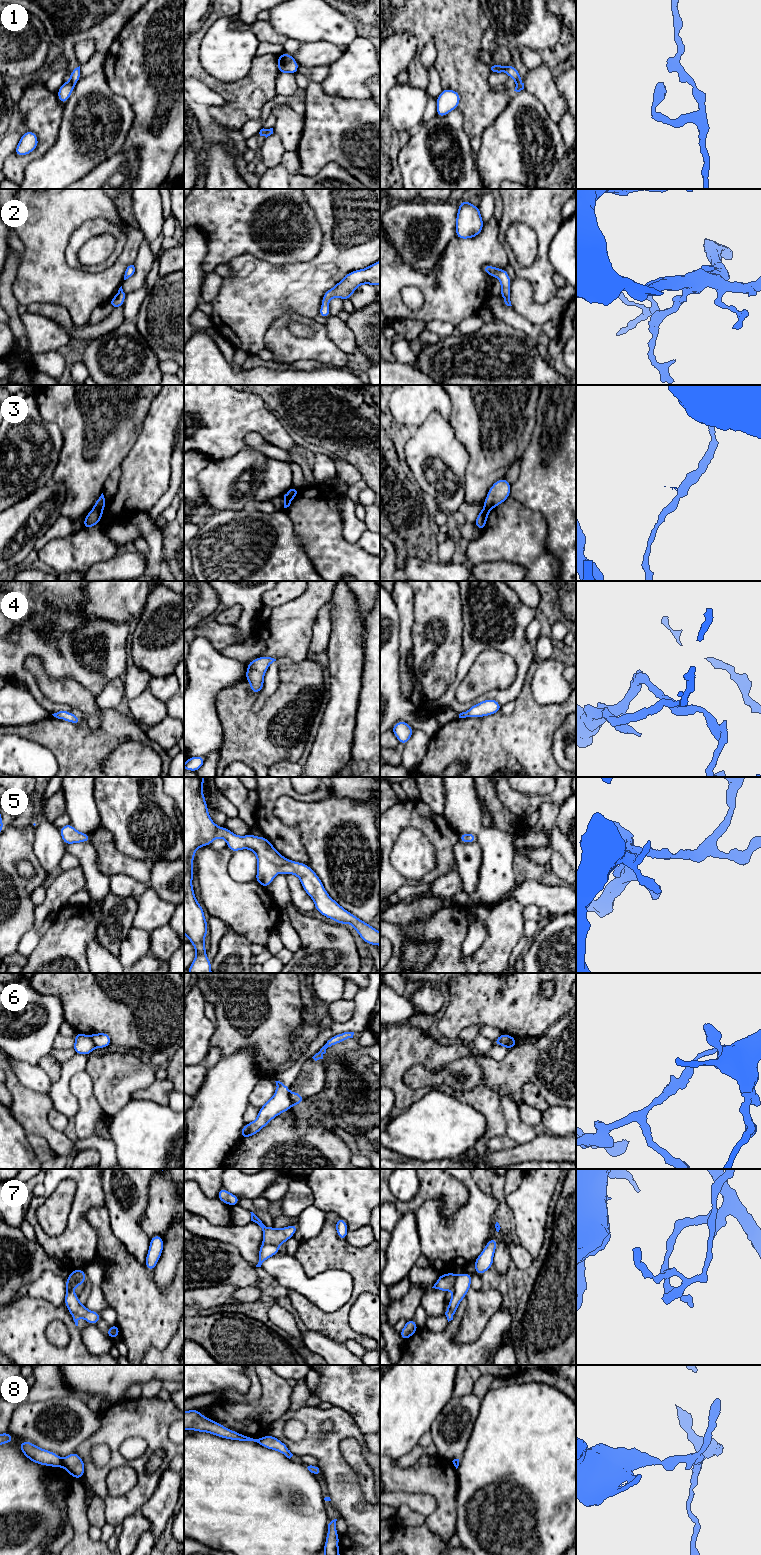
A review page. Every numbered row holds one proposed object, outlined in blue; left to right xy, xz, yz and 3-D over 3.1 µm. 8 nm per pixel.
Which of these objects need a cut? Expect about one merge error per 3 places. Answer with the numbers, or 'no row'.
3, 6, 7, 8

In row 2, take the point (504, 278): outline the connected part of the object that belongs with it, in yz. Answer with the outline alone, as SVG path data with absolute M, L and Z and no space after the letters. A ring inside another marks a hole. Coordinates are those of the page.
M484 265L482 267L483 271L492 277L497 277L501 282L500 295L503 297L504 302L507 306L512 306L510 301L510 286L511 279L507 273L506 269L498 269L491 265Z

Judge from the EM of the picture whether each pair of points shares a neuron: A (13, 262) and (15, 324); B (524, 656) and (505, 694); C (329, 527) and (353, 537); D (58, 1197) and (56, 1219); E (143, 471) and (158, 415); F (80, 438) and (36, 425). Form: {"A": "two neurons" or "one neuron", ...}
{"A": "one neuron", "B": "one neuron", "C": "two neurons", "D": "one neuron", "E": "one neuron", "F": "two neurons"}

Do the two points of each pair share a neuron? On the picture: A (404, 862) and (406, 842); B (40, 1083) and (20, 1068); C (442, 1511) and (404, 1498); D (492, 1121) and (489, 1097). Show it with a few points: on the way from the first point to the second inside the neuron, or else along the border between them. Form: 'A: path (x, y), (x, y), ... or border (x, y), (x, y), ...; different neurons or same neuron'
A: path (406, 857), (406, 847); same neuron
B: path (35, 1078), (25, 1072); same neuron
C: border (416, 1493), (435, 1499), (426, 1518); different neurons
D: path (492, 1115), (489, 1103); same neuron

